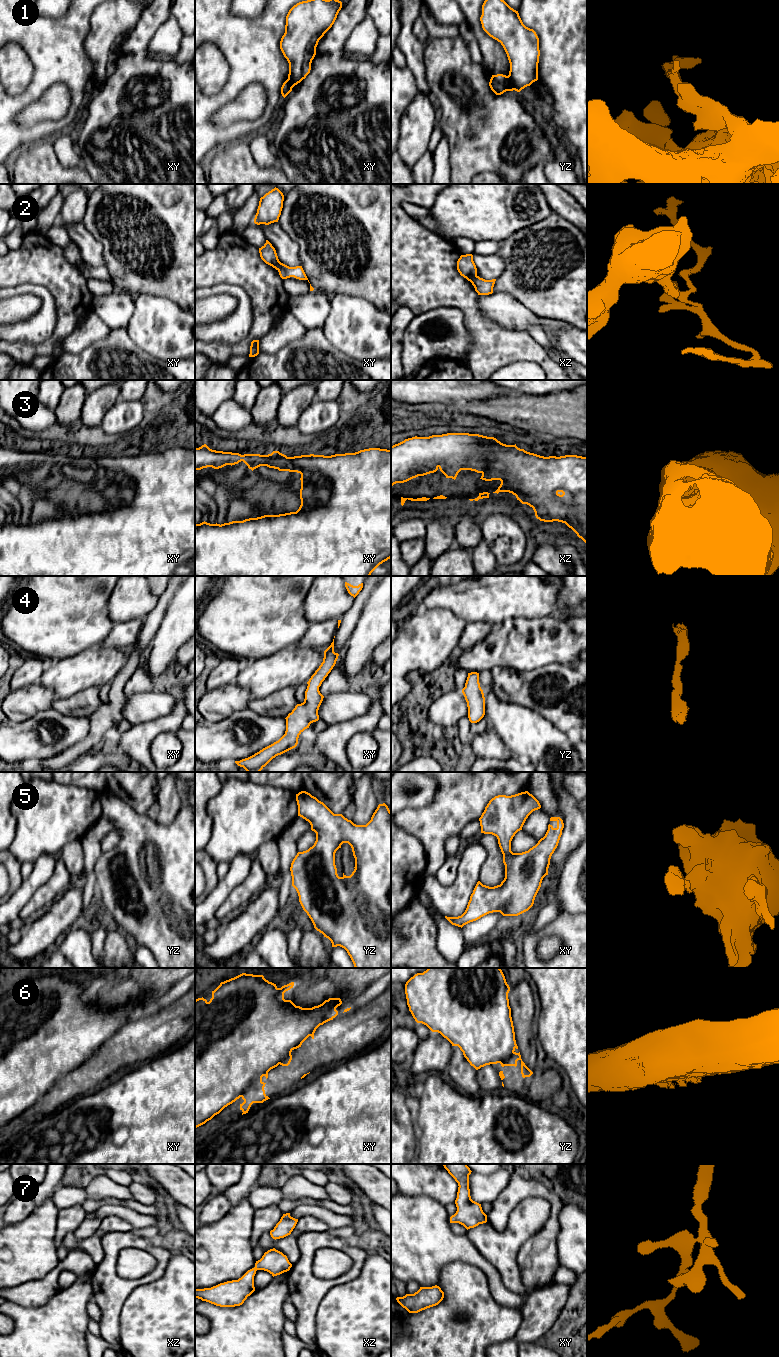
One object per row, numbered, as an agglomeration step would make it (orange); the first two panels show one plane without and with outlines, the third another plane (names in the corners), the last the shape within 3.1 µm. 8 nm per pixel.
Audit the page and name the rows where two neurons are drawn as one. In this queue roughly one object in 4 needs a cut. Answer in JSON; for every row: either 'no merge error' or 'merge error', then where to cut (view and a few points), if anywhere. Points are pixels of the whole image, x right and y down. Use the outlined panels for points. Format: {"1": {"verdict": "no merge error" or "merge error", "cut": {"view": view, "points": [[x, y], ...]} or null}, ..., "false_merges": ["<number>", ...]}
{"1": {"verdict": "merge error", "cut": {"view": "yz", "points": [[508, 75], [511, 86], [514, 89]]}}, "2": {"verdict": "merge error", "cut": {"view": "xy", "points": [[280, 262], [277, 269]]}}, "3": {"verdict": "no merge error", "cut": null}, "4": {"verdict": "no merge error", "cut": null}, "5": {"verdict": "no merge error", "cut": null}, "6": {"verdict": "merge error", "cut": {"view": "xy", "points": [[268, 1070], [256, 1077], [241, 1096]]}}, "7": {"verdict": "no merge error", "cut": null}, "false_merges": ["1", "2", "6"]}

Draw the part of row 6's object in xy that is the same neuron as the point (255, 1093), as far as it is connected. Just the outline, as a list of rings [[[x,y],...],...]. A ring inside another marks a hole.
[[[268,1072],[263,1073],[260,1077],[253,1080],[250,1085],[246,1088],[245,1093],[242,1095],[242,1099],[244,1102],[240,1104],[240,1110],[243,1112],[243,1114],[248,1113],[251,1105],[253,1103],[263,1103],[264,1101],[270,1099],[265,1094],[265,1084],[262,1081],[262,1077],[265,1076],[266,1079],[268,1078]]]

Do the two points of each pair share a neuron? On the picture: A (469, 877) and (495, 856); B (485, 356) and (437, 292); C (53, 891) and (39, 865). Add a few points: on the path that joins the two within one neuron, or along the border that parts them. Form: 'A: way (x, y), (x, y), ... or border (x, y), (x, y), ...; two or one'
A: border (481, 844), (486, 851), (486, 859), (478, 880); two
B: way (485, 337), (473, 315), (456, 298); one
C: border (56, 860), (51, 876), (35, 891), (32, 897); two

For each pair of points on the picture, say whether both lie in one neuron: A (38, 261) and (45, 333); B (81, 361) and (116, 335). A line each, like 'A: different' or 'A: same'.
A: different
B: same

